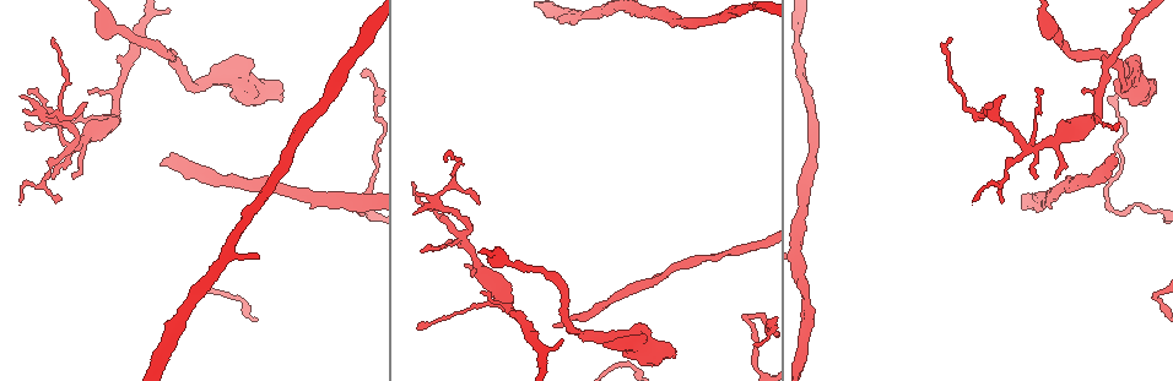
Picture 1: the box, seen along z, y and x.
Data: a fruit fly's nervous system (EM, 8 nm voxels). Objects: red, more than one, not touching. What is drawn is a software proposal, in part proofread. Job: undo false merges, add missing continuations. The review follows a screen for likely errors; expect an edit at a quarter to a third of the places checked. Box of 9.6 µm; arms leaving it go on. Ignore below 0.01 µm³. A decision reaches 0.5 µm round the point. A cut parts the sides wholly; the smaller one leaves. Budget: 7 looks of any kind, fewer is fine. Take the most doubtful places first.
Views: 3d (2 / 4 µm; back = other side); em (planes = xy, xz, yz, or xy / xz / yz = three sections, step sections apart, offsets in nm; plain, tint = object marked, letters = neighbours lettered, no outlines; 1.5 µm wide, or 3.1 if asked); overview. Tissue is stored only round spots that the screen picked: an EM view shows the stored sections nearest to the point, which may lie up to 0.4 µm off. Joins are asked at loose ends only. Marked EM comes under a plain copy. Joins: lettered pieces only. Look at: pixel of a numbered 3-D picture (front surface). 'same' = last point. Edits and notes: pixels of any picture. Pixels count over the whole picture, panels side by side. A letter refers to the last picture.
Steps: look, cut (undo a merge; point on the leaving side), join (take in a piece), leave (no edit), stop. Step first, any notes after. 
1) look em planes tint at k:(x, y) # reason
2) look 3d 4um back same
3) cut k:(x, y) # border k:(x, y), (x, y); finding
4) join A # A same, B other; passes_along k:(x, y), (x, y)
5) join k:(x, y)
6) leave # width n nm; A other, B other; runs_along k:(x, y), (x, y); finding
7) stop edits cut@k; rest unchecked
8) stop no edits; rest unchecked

look em planes letters at 1:(193, 89) # abrupt turn

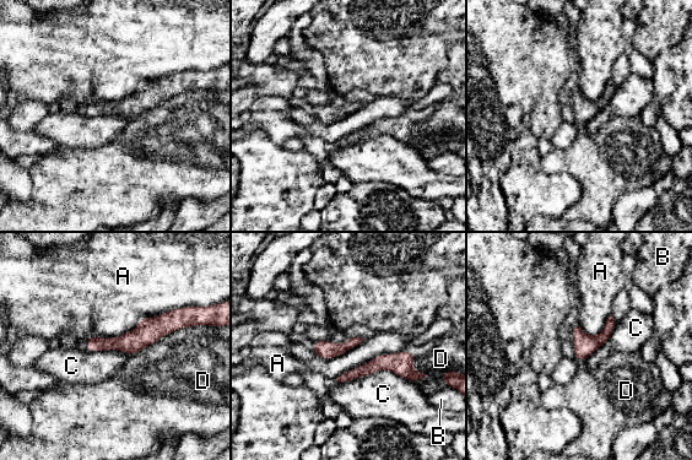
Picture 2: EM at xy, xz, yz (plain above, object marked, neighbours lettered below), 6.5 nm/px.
leave # A other, B other, C other, D other; border 2:(406, 378), (378, 369), (339, 383); all the same cell

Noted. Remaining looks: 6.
look 3d 4um at 1:(281, 95) # branch stops here

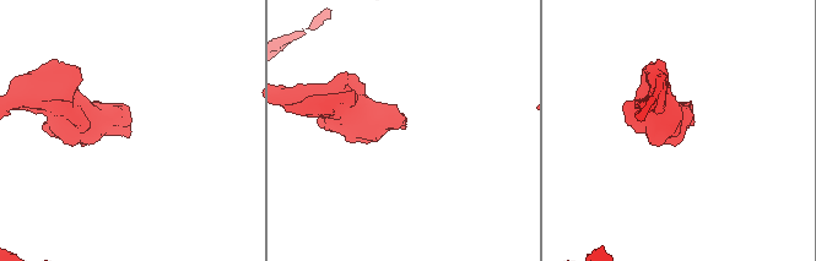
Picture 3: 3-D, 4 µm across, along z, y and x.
look em xz step 8 letters at 3:(405, 124) # need the tissue

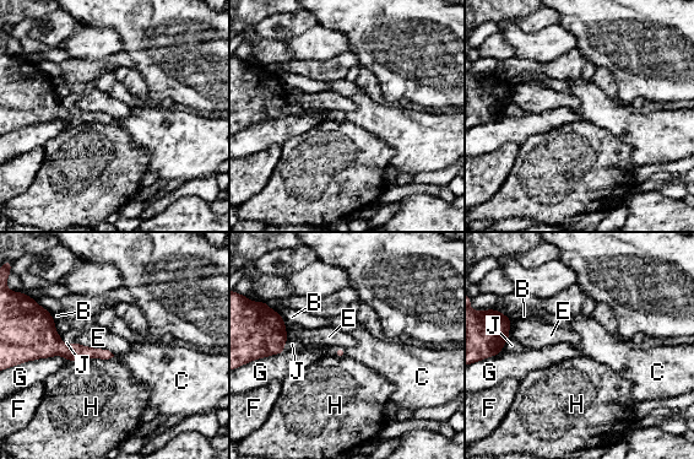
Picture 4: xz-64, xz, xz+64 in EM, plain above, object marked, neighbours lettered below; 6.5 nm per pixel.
leave # B other, C other, E other, F other, G other, H other, J other; runs_along 4:(47, 346), (71, 352), (108, 355); none of them fits

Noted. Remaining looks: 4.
look em xz step 8 letters at 1:(1038, 87) # free end

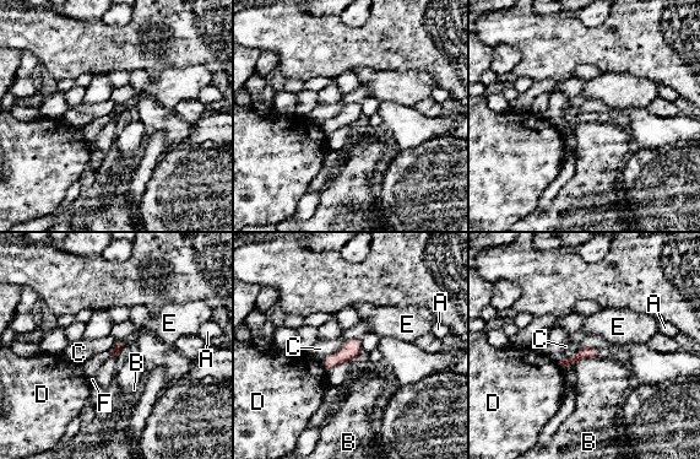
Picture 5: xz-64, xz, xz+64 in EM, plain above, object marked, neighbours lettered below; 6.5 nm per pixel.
leave # A other, B other, C other, D other, E other, F other; border 5:(345, 341), (319, 361); none of them fits

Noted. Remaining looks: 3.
stop no edits; rest unchecked

